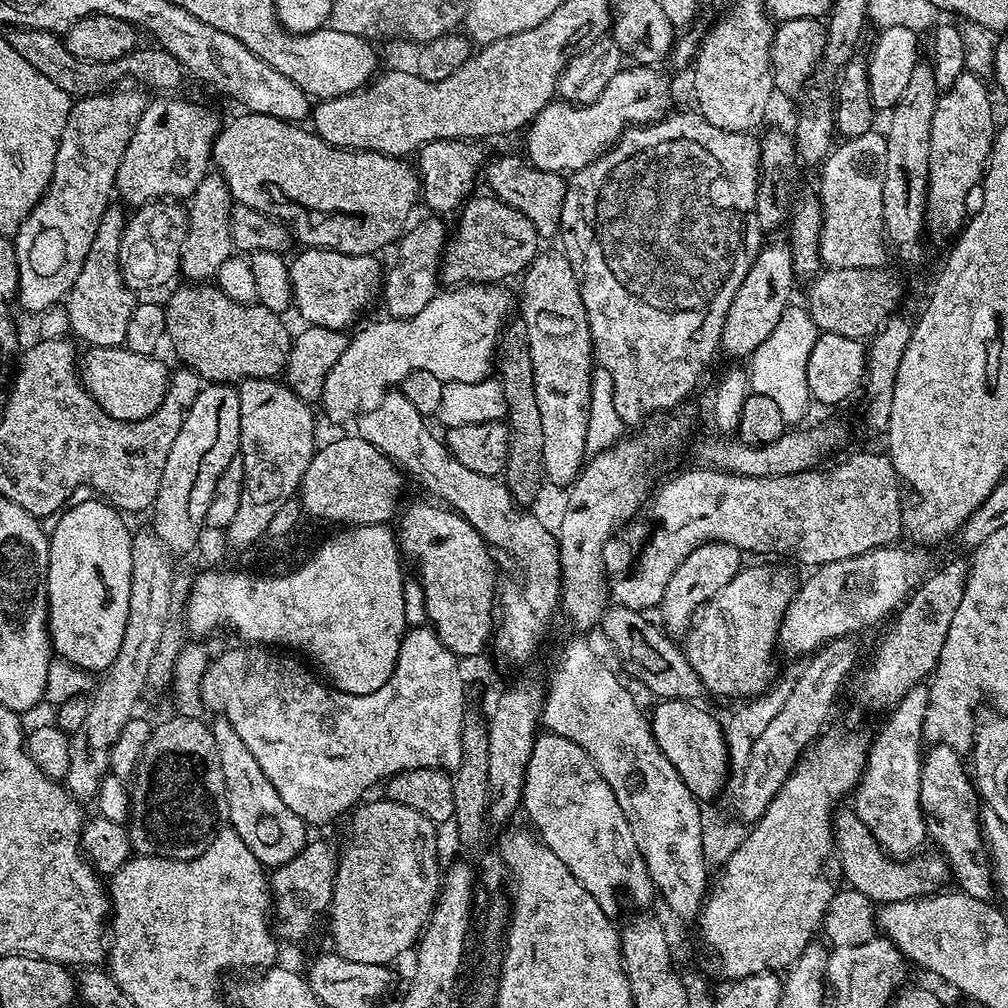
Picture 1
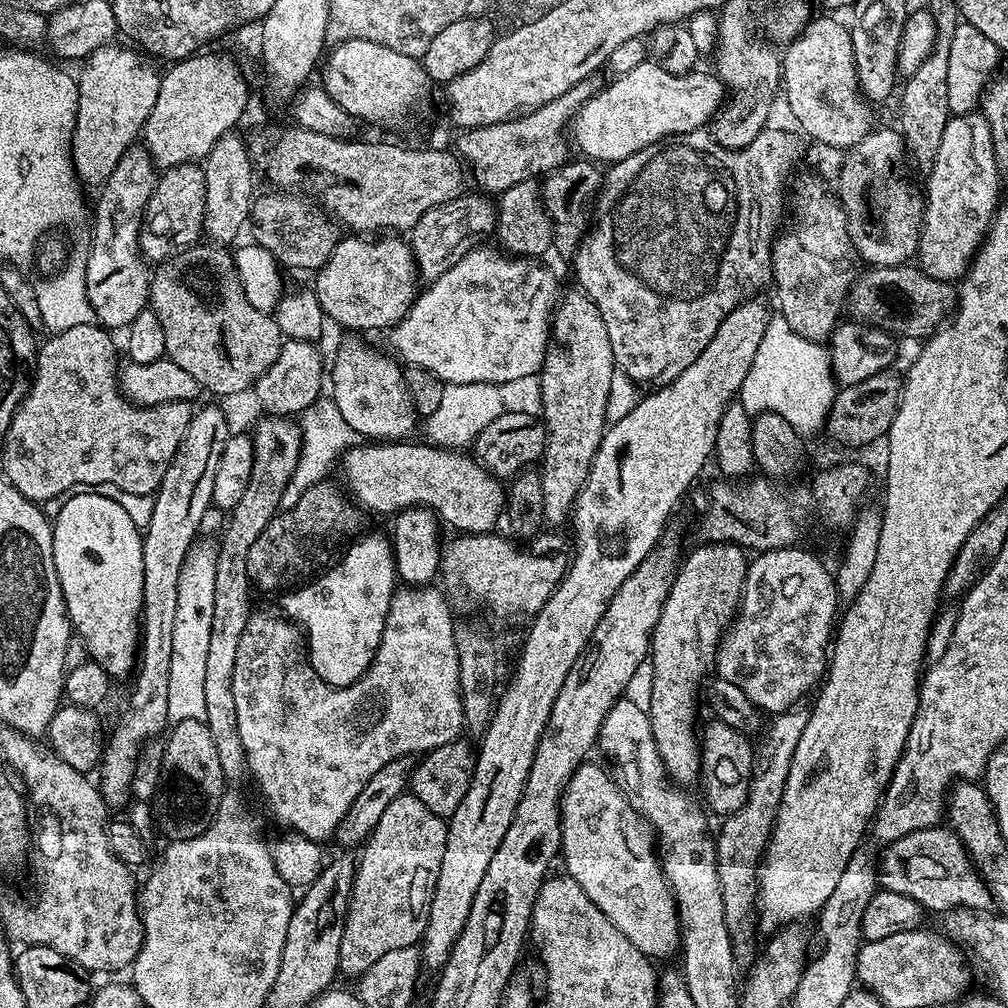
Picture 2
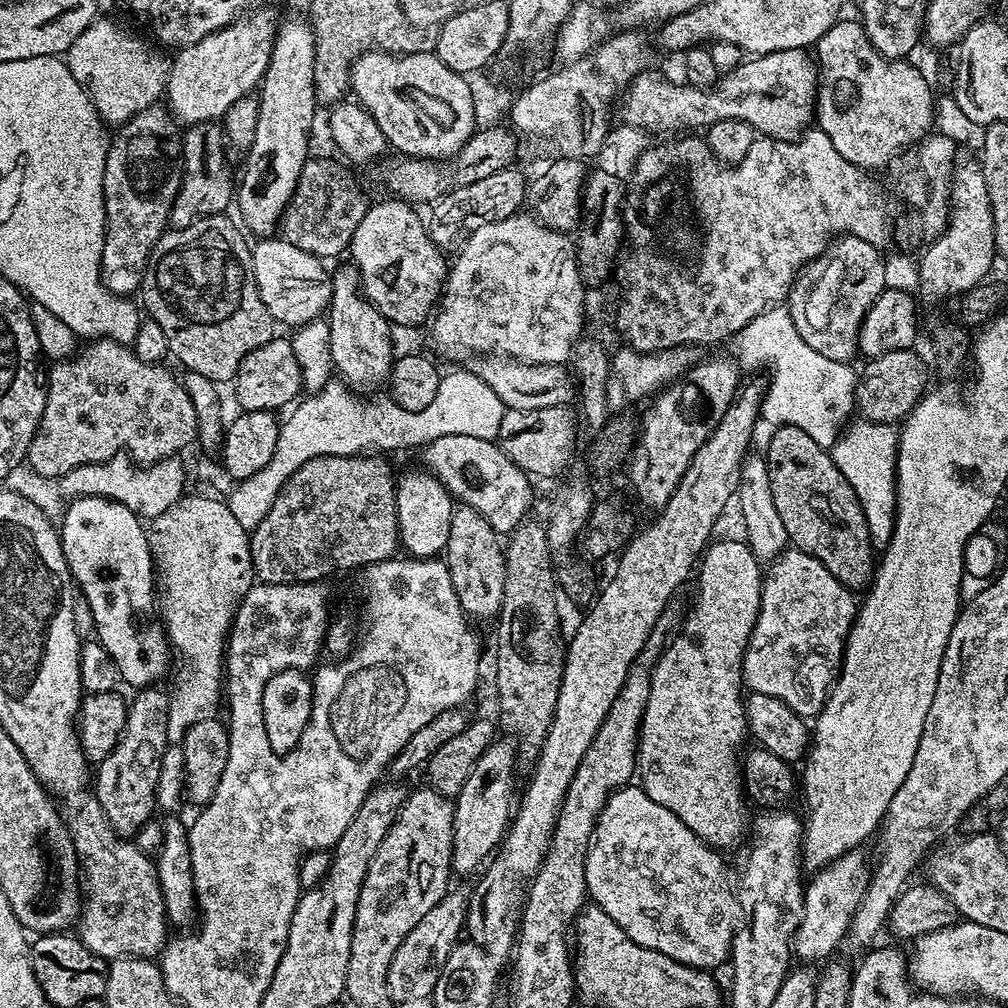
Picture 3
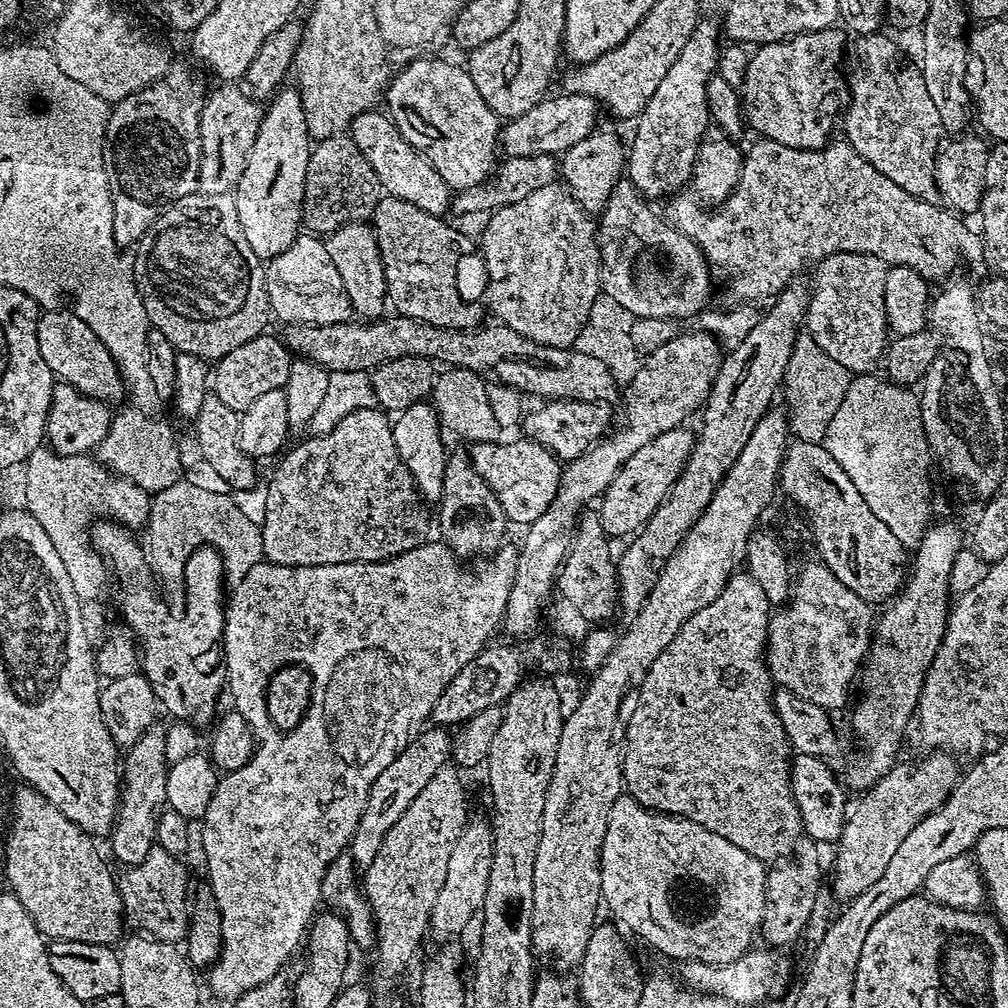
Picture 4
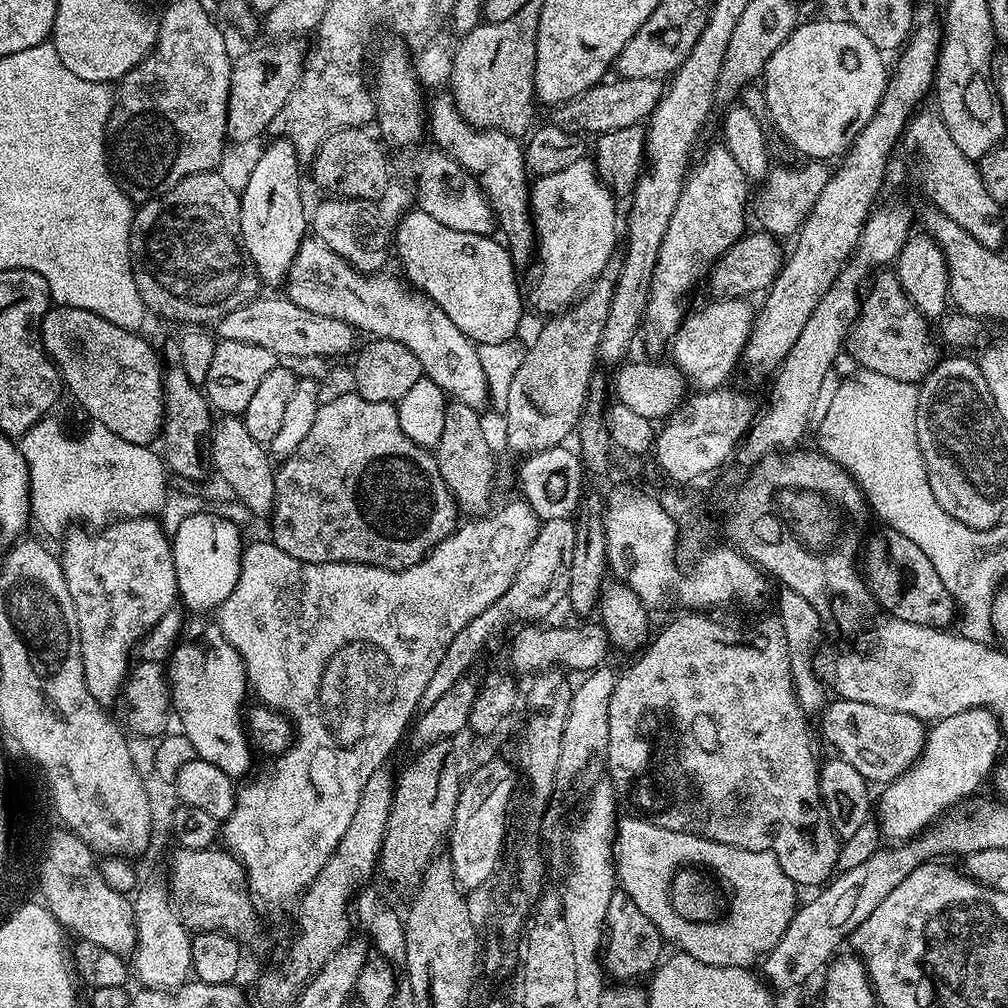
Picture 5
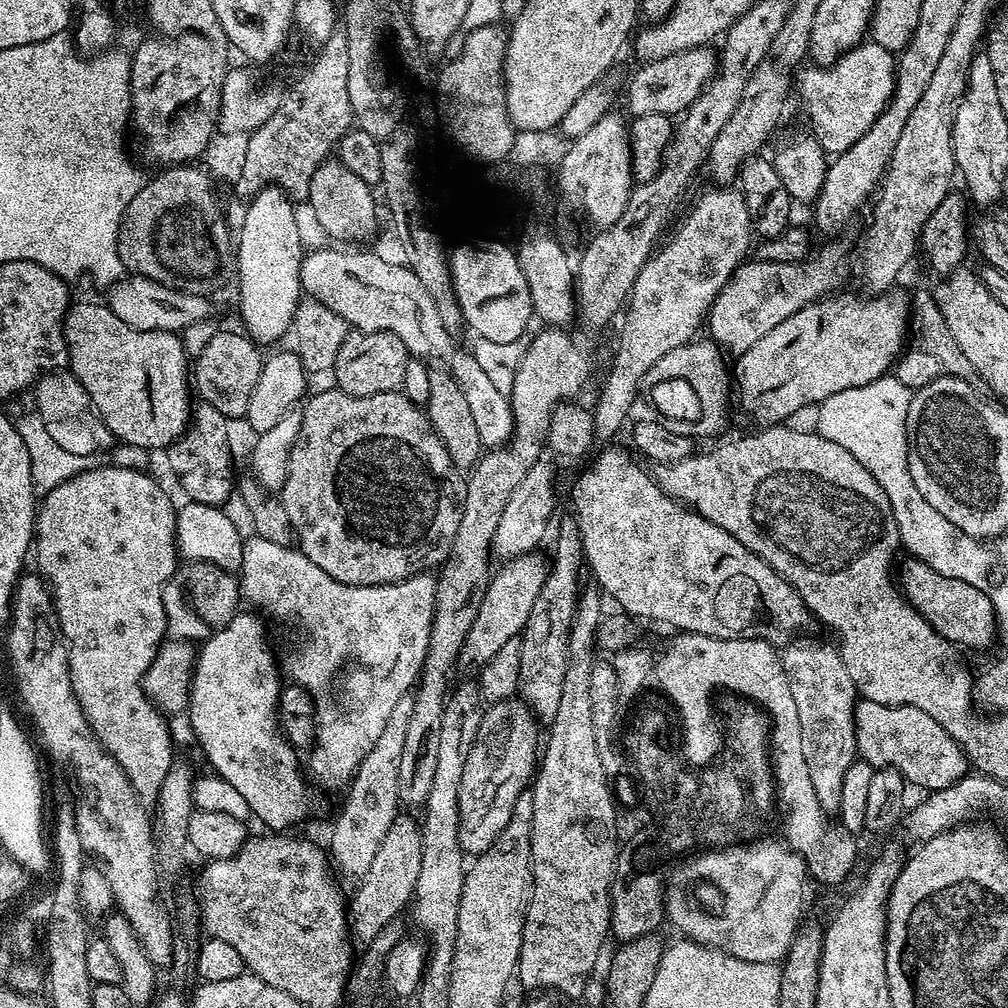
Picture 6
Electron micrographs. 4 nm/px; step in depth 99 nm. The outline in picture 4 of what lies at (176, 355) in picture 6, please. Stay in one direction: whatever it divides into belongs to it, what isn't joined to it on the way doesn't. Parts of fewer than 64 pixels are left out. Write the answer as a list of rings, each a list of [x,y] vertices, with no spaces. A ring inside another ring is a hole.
[[[41,311],[39,320],[36,321],[36,333],[38,334],[38,354],[42,354],[46,366],[50,366],[53,377],[61,384],[74,386],[82,394],[86,394],[95,400],[113,402],[112,400],[123,401],[126,396],[126,385],[123,377],[120,376],[120,367],[116,359],[112,357],[110,350],[78,318],[78,314],[69,312]]]

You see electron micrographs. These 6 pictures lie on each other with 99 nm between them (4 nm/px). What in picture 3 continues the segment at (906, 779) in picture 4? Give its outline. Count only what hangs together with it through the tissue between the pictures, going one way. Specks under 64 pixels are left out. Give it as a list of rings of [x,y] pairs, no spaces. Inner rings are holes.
[[[853,850],[833,860],[815,873],[804,891],[804,914],[796,931],[794,956],[800,962],[827,961],[832,951],[848,935],[852,915],[860,909],[871,879],[871,865],[864,863],[863,851]]]

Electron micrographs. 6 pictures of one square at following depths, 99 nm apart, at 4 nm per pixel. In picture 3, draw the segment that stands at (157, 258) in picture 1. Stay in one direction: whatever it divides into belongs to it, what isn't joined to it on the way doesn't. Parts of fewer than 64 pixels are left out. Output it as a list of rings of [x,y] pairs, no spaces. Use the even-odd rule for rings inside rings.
[[[219,123],[193,124],[182,136],[182,175],[180,193],[172,204],[171,223],[186,228],[203,216],[219,216],[227,213],[228,203],[234,200],[234,176],[224,161],[226,141]]]

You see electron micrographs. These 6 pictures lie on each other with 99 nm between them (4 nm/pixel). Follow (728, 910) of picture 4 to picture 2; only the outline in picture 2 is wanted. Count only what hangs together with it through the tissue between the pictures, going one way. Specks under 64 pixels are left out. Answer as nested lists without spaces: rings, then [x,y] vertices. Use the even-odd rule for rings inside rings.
[[[592,763],[581,764],[578,771],[570,778],[568,789],[564,792],[564,799],[560,801],[562,864],[564,860],[565,866],[568,867],[565,868],[567,875],[574,877],[578,886],[582,886],[582,890],[586,890],[590,902],[594,902],[594,906],[598,906],[598,910],[602,910],[602,914],[606,914],[606,918],[610,918],[610,922],[614,922],[614,926],[618,926],[618,930],[622,930],[622,934],[626,934],[626,938],[630,938],[630,942],[634,942],[634,946],[638,946],[638,950],[643,952],[645,956],[657,958],[656,956],[672,956],[675,952],[677,955],[680,948],[680,915],[676,912],[676,900],[672,896],[672,889],[668,887],[668,880],[664,877],[664,870],[660,867],[660,861],[654,851],[654,833],[648,827],[648,823],[630,806],[630,802],[619,783],[611,775],[608,777],[598,765]]]

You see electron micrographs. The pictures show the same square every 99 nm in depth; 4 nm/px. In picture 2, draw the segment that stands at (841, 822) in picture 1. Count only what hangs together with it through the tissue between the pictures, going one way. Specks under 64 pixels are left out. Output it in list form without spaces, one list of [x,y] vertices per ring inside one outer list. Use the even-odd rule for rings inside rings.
[[[937,826],[926,830],[914,830],[894,843],[887,845],[884,852],[878,856],[878,882],[888,892],[905,894],[914,898],[920,906],[927,911],[934,910],[938,914],[944,914],[951,909],[966,908],[976,911],[989,911],[993,907],[992,895],[988,886],[972,865],[972,859],[968,857],[968,851],[964,844],[956,837],[955,832],[948,826]]]

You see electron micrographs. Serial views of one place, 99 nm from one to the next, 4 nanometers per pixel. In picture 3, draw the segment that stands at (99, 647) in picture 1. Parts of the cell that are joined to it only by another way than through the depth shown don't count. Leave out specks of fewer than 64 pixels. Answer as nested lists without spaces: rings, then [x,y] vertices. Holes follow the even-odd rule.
[[[78,496],[69,504],[72,505],[65,510],[64,521],[59,521],[58,524],[60,545],[75,587],[93,612],[96,623],[95,639],[100,641],[106,654],[110,654],[110,658],[118,666],[118,674],[125,685],[128,683],[132,690],[155,685],[160,682],[168,668],[170,644],[158,619],[158,588],[154,583],[154,559],[148,545],[145,525],[141,517],[122,506],[122,502],[108,500],[105,496]]]

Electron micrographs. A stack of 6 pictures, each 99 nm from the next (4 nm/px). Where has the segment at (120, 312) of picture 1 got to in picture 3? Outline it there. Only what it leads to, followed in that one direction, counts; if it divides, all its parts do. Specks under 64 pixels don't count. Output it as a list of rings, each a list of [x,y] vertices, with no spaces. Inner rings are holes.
[[[153,106],[142,110],[115,129],[108,146],[104,171],[106,228],[100,263],[100,280],[115,296],[128,298],[139,293],[144,268],[148,265],[152,247],[156,245],[158,238],[164,235],[172,214],[172,204],[180,193],[181,175],[182,132],[167,107]]]

